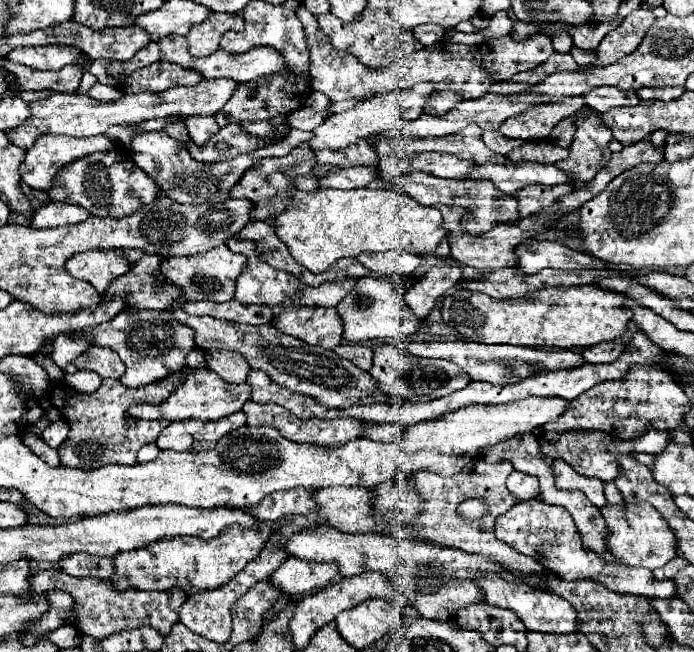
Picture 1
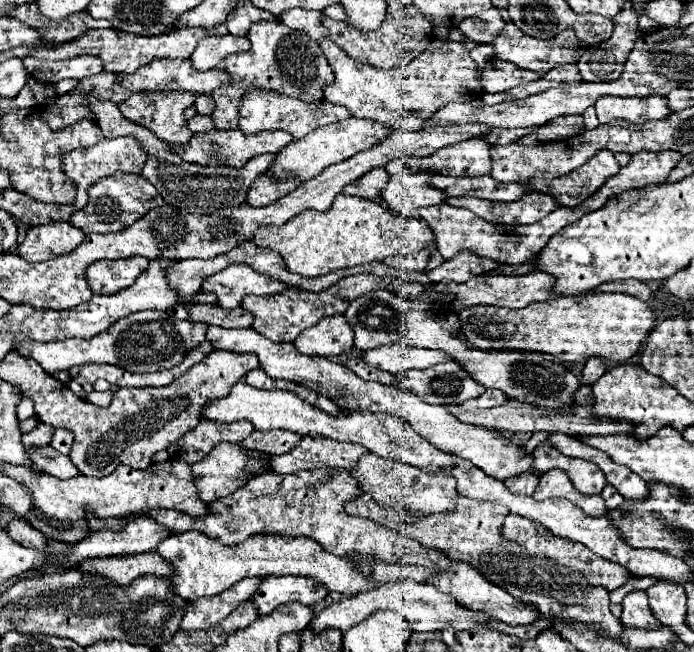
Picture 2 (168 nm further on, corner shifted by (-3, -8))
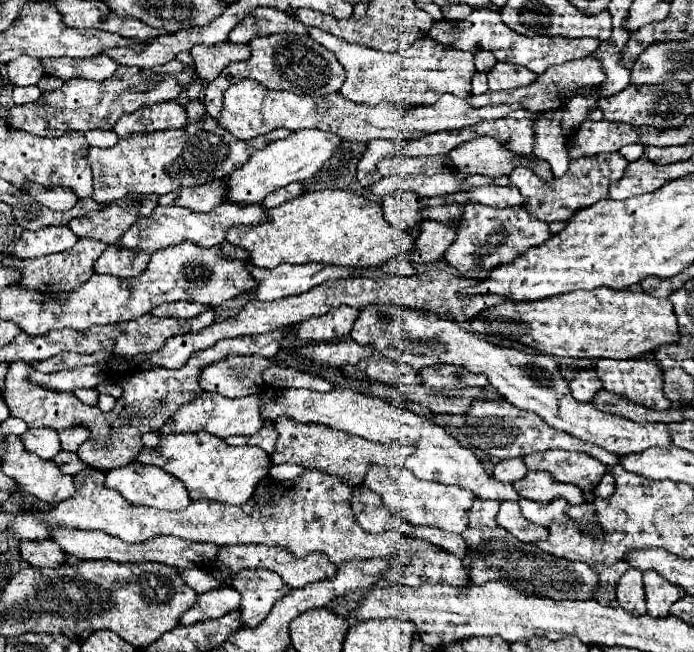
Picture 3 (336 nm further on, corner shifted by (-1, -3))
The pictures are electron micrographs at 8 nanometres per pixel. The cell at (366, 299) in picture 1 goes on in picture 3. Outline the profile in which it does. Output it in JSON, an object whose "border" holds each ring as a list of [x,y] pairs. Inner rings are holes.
{"border":[[[373,303],[371,307],[361,309],[351,329],[351,339],[359,345],[373,345],[385,357],[409,363],[417,371],[427,365],[445,363],[463,367],[471,373],[485,373],[489,383],[511,405],[537,413],[545,419],[549,427],[565,431],[587,443],[599,445],[617,457],[641,453],[649,447],[673,447],[669,423],[639,425],[617,415],[601,413],[591,403],[579,403],[577,399],[573,399],[569,391],[569,381],[563,377],[563,371],[553,357],[487,343],[475,333],[469,333],[463,327],[459,327],[457,321],[441,319],[435,313],[411,311],[411,307],[395,307],[391,303]]]}

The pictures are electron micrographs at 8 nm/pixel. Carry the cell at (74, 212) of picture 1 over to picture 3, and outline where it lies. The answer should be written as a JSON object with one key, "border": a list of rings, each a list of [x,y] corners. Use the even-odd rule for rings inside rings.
{"border":[[[67,225],[63,227],[43,227],[39,231],[23,231],[19,241],[15,243],[13,255],[19,259],[33,259],[51,253],[67,251],[77,243],[77,235],[69,231]]]}

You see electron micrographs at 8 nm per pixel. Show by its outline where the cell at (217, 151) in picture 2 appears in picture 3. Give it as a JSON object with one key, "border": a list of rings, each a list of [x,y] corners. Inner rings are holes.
{"border":[[[205,117],[203,121],[191,123],[183,129],[129,135],[127,139],[119,139],[117,145],[111,149],[89,147],[87,159],[93,171],[93,195],[91,197],[97,203],[109,203],[133,191],[135,193],[153,191],[157,195],[163,195],[167,191],[177,191],[179,187],[207,183],[213,177],[227,177],[235,169],[243,167],[255,151],[287,135],[289,135],[287,129],[275,129],[267,135],[261,135],[249,141],[241,141],[241,139],[235,139],[231,131],[223,129],[219,121]]]}

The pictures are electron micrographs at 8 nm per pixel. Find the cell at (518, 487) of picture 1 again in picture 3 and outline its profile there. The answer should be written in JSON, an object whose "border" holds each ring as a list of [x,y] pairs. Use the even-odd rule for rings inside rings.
{"border":[[[505,459],[499,461],[493,469],[493,477],[499,479],[501,483],[515,483],[519,479],[523,479],[527,475],[527,467],[523,463],[523,459]]]}

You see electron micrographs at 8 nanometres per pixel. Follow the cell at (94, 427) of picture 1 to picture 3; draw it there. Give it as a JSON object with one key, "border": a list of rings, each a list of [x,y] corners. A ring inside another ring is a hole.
{"border":[[[291,327],[279,329],[273,333],[263,333],[263,335],[245,335],[245,337],[233,337],[233,339],[221,339],[209,349],[203,349],[199,353],[193,353],[191,359],[171,371],[171,369],[157,369],[157,371],[147,371],[147,373],[133,373],[123,379],[123,395],[117,399],[115,407],[109,413],[99,411],[97,407],[91,407],[87,403],[79,403],[79,399],[73,393],[61,393],[61,391],[51,391],[47,387],[39,387],[37,383],[31,383],[31,371],[35,367],[31,363],[9,363],[7,369],[7,379],[5,379],[5,403],[11,411],[13,417],[19,417],[27,423],[28,428],[47,427],[55,430],[65,429],[65,427],[87,427],[91,431],[91,437],[79,447],[77,457],[97,469],[97,471],[109,471],[115,467],[129,465],[137,459],[139,451],[143,451],[141,437],[151,431],[159,431],[167,419],[175,415],[175,411],[191,403],[191,399],[197,399],[201,393],[205,393],[199,385],[199,375],[201,371],[215,363],[223,361],[231,355],[263,355],[263,357],[273,357],[279,351],[279,341],[283,335],[287,335]]]}

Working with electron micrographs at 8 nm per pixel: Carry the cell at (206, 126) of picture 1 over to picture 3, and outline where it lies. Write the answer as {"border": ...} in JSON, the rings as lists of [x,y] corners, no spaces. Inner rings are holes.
{"border":[[[191,101],[191,103],[187,103],[187,105],[185,105],[185,111],[187,111],[187,115],[189,115],[191,121],[201,121],[201,119],[207,115],[205,105],[203,105],[201,101]]]}

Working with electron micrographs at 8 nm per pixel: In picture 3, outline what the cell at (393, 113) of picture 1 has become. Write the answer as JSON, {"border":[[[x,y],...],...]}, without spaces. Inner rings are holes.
{"border":[[[303,129],[299,133],[291,133],[287,139],[273,141],[265,149],[255,151],[241,169],[227,177],[227,201],[261,203],[271,191],[281,189],[293,181],[301,183],[313,177],[335,155],[335,151],[341,149],[341,145],[343,141],[339,141],[339,135],[319,129]]]}

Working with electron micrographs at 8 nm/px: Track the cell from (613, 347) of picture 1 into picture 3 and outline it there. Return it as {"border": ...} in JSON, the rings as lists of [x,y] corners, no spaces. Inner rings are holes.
{"border":[[[595,369],[591,371],[577,371],[573,381],[569,383],[571,387],[571,395],[577,399],[577,401],[591,401],[593,395],[603,387]]]}

